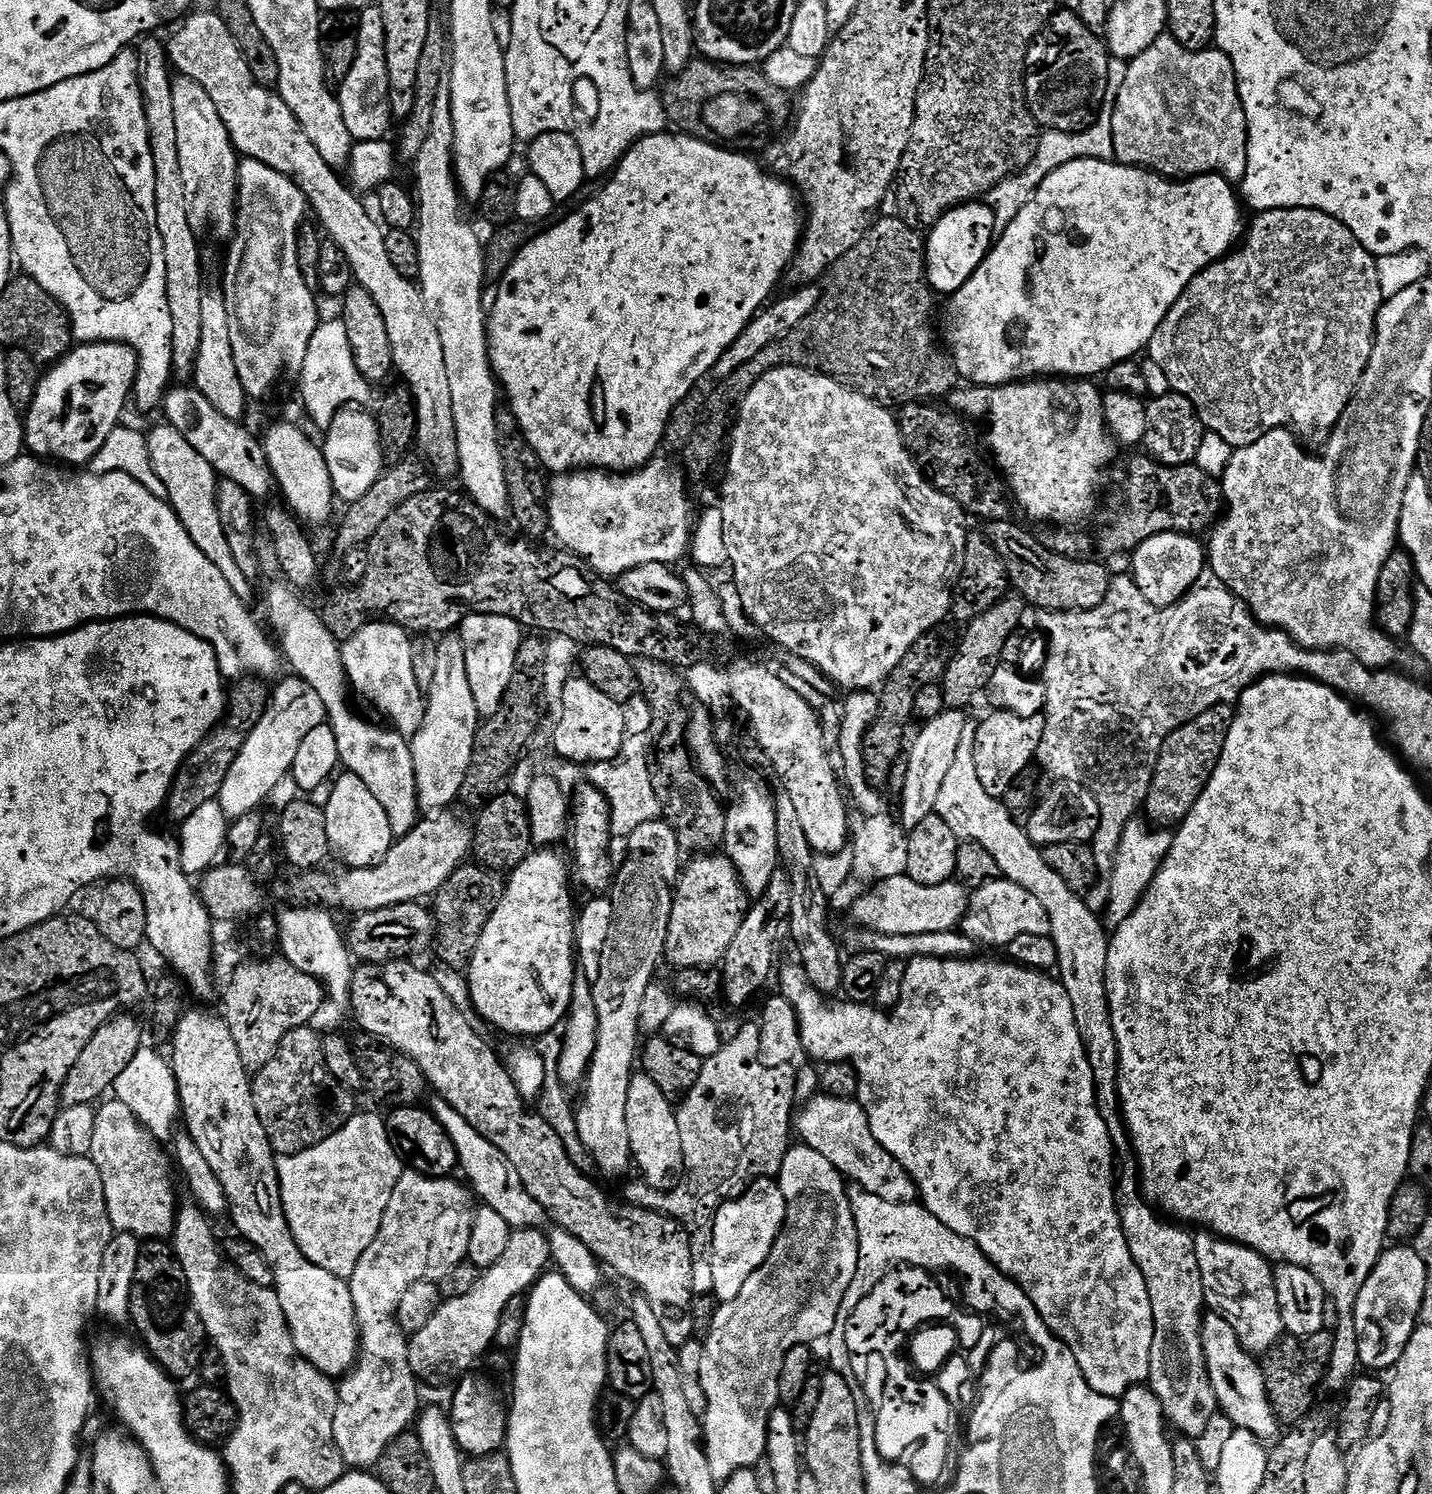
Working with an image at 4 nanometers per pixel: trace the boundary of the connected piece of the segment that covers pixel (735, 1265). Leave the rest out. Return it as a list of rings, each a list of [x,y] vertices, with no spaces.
[[[772,1178],[754,1180],[736,1200],[728,1200],[713,1218],[713,1242],[710,1253],[712,1292],[717,1301],[738,1298],[746,1278],[766,1262],[778,1234],[784,1229],[786,1198],[782,1198],[779,1183]]]

